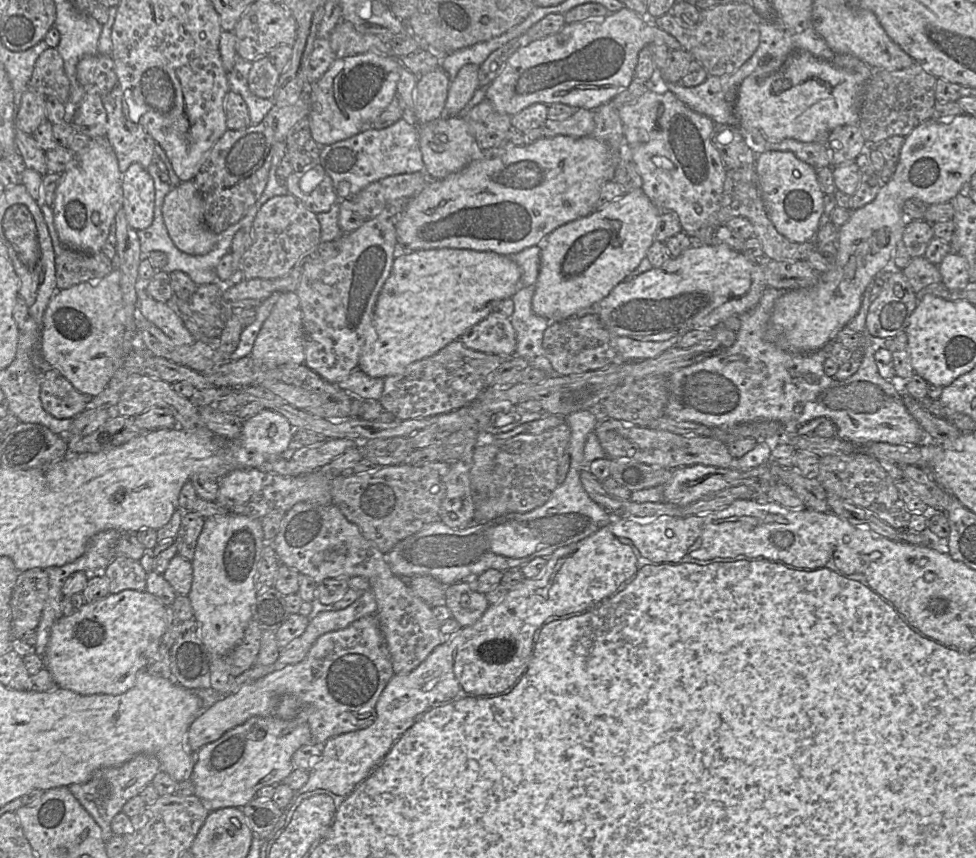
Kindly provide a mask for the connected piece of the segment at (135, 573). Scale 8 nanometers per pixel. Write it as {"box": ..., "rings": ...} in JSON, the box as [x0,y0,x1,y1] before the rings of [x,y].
{"box":[105,556,147,593],"rings":[[[116,556],[105,569],[109,581],[109,592],[119,593],[123,590],[146,591],[147,572],[139,561],[125,556]]]}

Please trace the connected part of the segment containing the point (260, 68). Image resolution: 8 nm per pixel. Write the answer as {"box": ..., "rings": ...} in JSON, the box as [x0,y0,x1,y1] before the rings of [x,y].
{"box":[248,56,280,99],"rings":[[[262,56],[252,62],[248,75],[250,91],[263,99],[273,99],[280,73],[269,57]]]}

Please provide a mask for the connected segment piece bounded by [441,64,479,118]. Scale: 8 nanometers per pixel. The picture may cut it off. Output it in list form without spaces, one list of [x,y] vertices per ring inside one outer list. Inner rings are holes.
[[[466,64],[450,83],[447,99],[441,117],[458,116],[473,97],[478,82],[479,65]]]

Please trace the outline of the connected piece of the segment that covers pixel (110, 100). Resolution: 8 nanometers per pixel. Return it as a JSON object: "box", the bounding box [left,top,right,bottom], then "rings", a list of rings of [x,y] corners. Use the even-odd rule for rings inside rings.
{"box":[102,85,156,173],"rings":[[[116,85],[102,101],[108,121],[105,139],[116,154],[119,170],[124,173],[132,163],[138,163],[147,169],[155,155],[156,141],[124,113],[120,85]]]}

